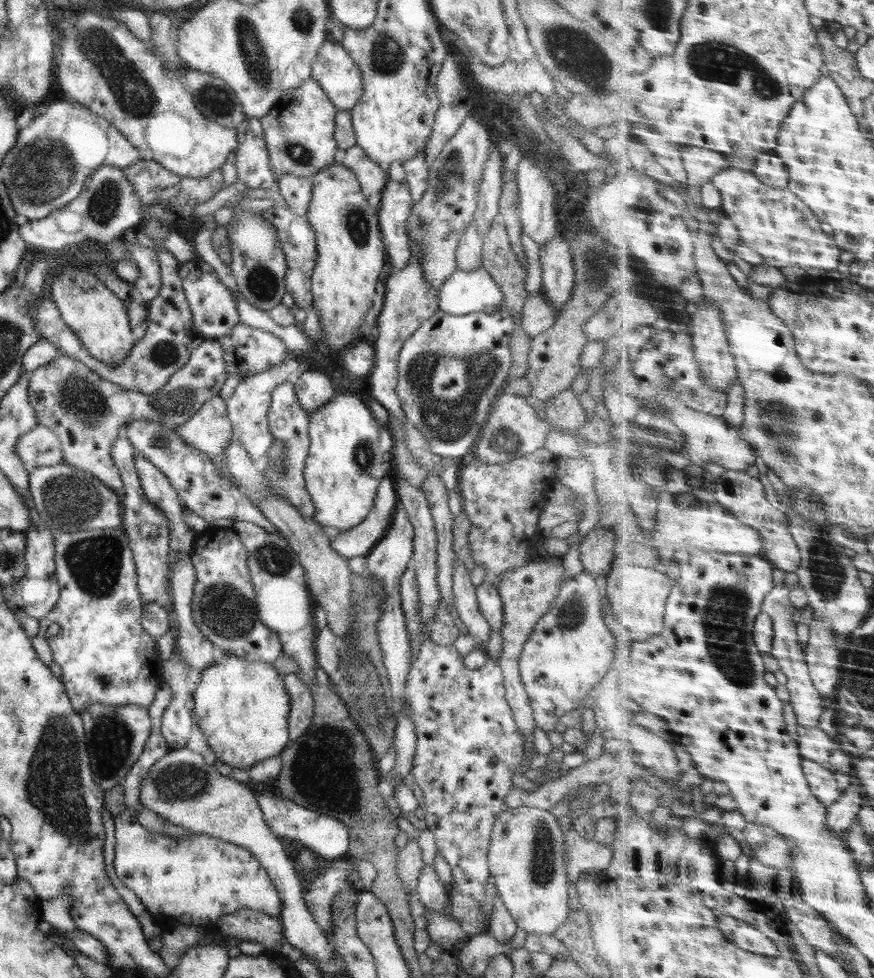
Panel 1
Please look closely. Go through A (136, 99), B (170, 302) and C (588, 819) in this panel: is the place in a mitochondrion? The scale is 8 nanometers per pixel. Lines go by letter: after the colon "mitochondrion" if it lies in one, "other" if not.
A: mitochondrion
B: other
C: other

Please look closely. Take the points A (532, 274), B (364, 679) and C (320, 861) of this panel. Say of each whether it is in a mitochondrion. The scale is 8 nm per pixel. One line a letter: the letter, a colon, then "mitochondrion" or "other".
A: other
B: mitochondrion
C: other

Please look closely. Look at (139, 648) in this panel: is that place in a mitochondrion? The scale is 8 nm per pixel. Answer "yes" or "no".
no

